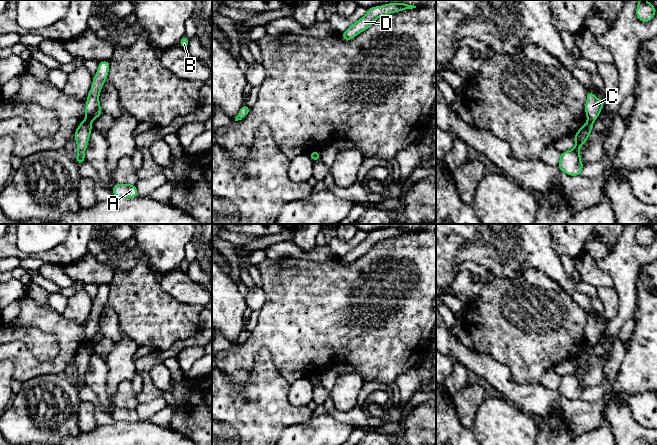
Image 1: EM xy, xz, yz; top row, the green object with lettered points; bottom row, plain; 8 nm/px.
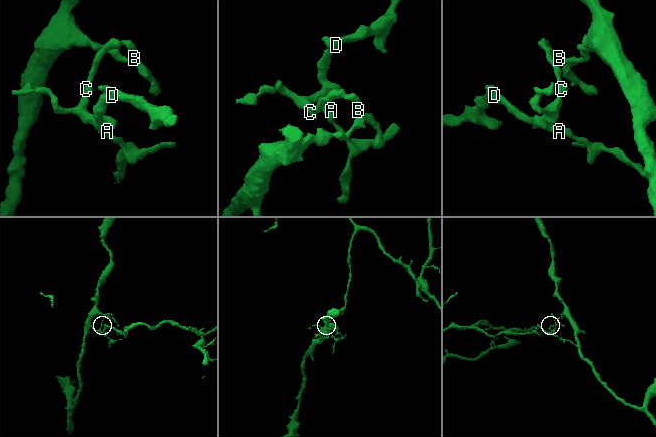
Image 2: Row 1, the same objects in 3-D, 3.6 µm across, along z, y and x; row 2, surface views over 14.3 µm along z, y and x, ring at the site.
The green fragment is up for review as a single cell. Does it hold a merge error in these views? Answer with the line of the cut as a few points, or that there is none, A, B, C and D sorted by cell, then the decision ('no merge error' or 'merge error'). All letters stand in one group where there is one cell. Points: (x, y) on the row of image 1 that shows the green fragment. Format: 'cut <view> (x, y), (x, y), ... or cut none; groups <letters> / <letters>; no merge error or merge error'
cut xy (86, 119), (91, 122); groups A D / B C; merge error

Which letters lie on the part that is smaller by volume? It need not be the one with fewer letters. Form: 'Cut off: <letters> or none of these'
Cut off: A, D

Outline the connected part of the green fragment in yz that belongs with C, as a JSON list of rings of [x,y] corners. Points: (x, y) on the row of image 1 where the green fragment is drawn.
[[[587,91],[587,99],[585,103],[587,120],[590,122],[596,121],[603,107],[604,102],[597,98],[591,91]]]

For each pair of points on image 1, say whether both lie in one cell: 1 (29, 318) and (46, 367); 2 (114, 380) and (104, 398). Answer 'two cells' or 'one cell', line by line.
1: one cell
2: two cells

